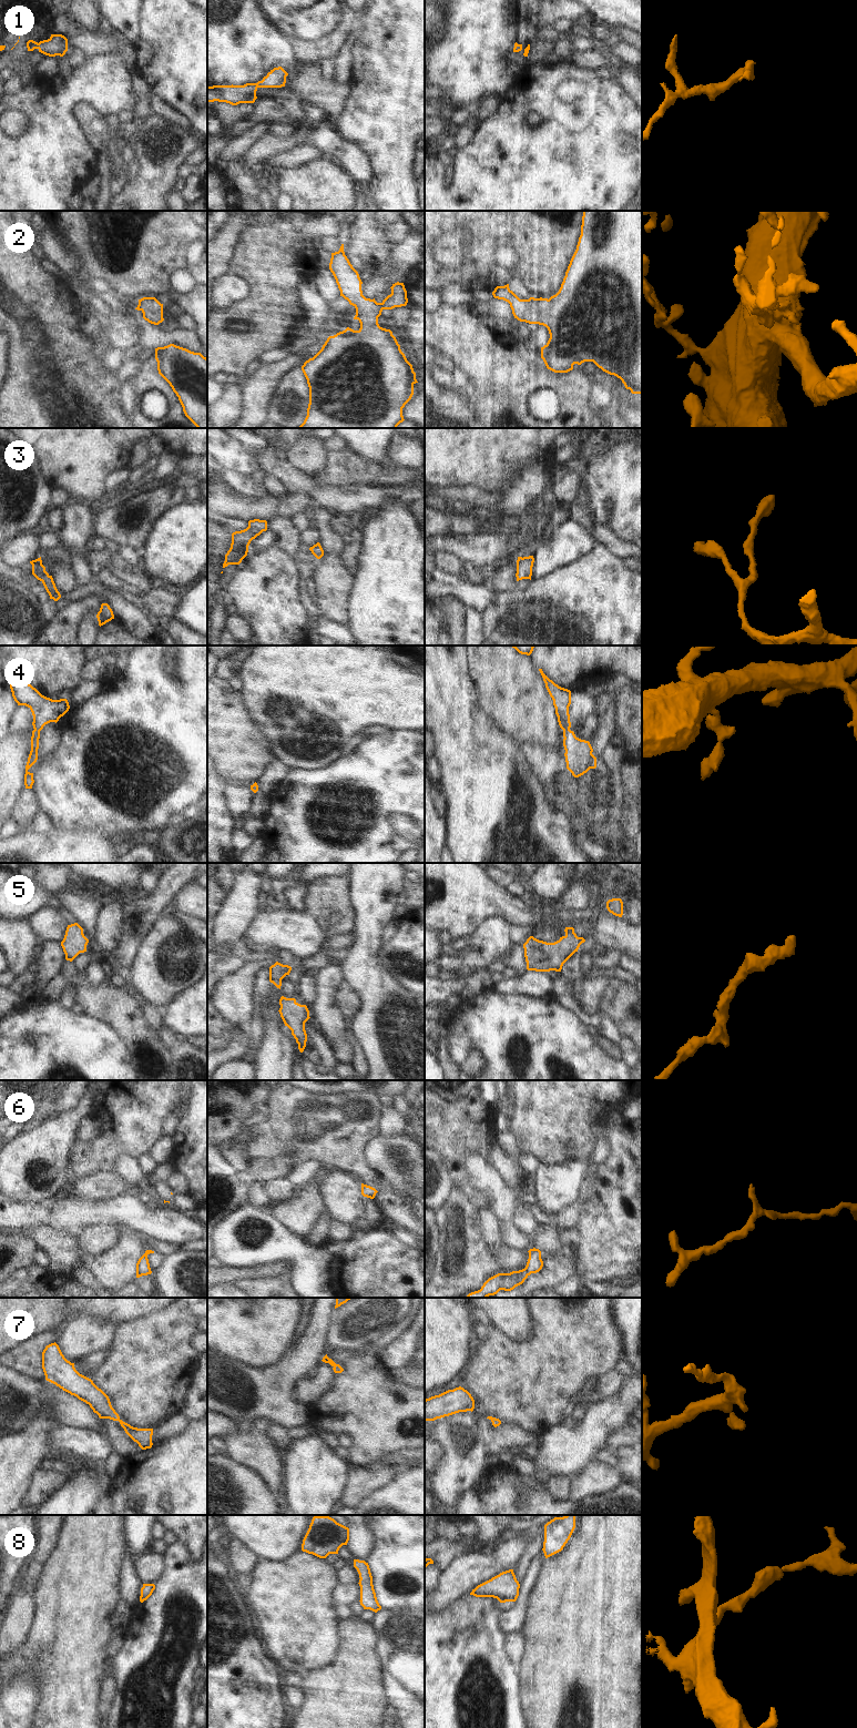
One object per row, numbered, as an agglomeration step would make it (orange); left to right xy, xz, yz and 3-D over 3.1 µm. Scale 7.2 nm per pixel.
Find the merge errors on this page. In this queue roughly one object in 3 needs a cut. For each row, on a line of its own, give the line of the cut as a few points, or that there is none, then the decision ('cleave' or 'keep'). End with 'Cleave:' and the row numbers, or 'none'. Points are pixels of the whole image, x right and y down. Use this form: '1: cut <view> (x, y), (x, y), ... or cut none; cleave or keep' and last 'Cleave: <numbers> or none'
1: cut none; keep
2: cut none; keep
3: cut none; keep
4: cut none; keep
5: cut none; keep
6: cut none; keep
7: cut none; keep
8: cut none; keep
Cleave: none

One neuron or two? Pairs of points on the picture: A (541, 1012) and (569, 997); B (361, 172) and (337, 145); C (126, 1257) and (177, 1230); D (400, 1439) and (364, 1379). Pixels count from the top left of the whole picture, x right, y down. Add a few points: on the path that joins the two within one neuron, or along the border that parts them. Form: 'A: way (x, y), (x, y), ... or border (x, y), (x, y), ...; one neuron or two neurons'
A: border (558, 999), (579, 1018); two neurons
B: way (357, 165), (344, 152); one neuron
C: border (123, 1226), (129, 1226), (140, 1236); two neurons
D: way (389, 1424), (365, 1400), (365, 1393); one neuron

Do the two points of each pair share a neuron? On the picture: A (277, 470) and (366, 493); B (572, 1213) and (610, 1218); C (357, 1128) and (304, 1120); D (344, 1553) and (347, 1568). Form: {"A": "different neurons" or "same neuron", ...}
{"A": "same neuron", "B": "different neurons", "C": "same neuron", "D": "same neuron"}

